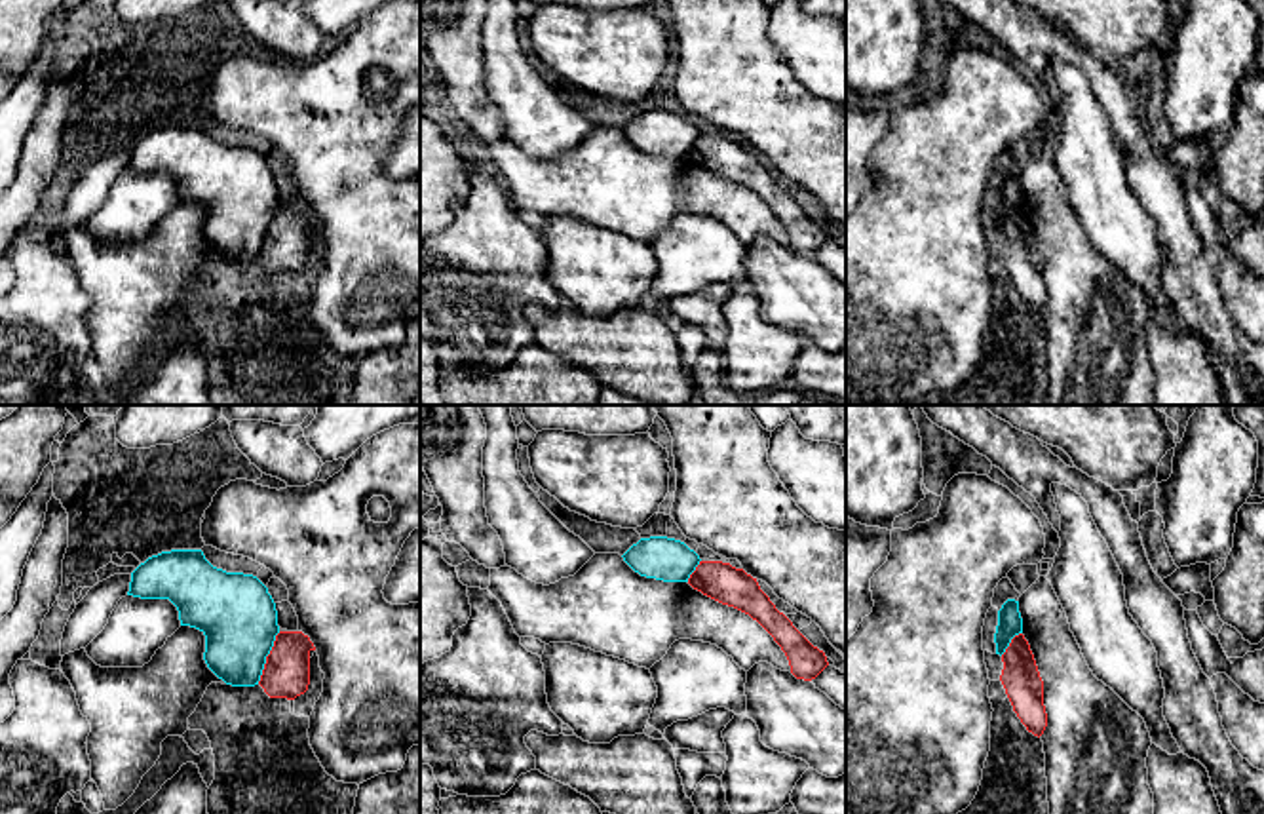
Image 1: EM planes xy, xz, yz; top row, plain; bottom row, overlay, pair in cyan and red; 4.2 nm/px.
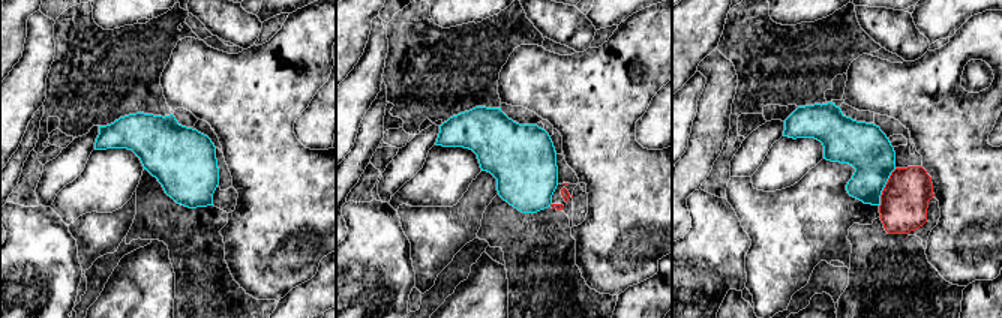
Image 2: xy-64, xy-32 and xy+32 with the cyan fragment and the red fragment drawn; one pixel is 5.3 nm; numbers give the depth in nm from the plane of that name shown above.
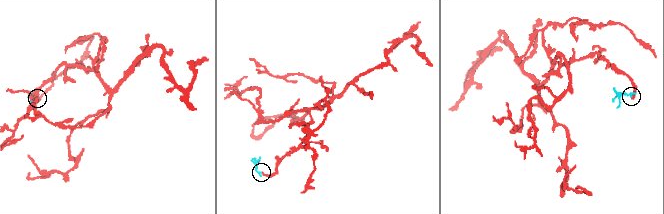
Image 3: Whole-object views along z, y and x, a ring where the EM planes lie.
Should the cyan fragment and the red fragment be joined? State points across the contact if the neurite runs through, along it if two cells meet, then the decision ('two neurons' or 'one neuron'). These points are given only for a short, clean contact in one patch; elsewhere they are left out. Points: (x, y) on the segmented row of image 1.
border xy (280, 632), (257, 683); two neurons

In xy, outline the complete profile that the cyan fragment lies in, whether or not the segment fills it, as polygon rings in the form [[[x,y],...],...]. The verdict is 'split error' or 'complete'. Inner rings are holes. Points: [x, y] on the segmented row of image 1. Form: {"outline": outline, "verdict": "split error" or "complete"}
{"outline": [[[171,550],[131,572],[127,595],[169,599],[181,626],[205,635],[207,668],[232,687],[255,687],[279,633],[268,588],[253,574],[213,567],[201,550]]], "verdict": "complete"}

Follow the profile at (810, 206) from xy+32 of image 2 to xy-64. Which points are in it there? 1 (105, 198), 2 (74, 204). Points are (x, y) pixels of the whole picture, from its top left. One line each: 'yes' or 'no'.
1: no
2: no

